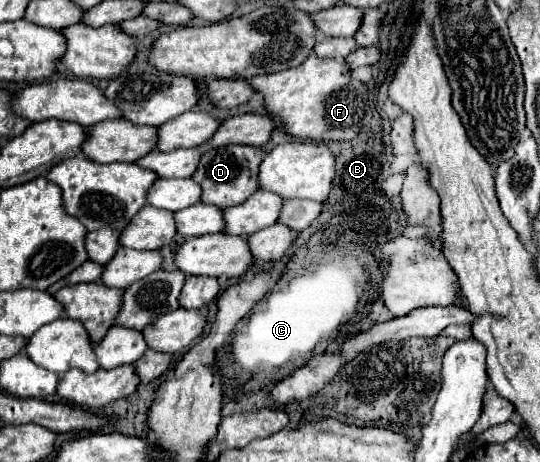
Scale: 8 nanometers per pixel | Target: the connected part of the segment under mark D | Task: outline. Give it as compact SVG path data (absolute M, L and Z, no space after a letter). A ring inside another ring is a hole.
M226 145L218 149L210 149L202 155L194 181L202 187L202 201L208 205L220 205L222 209L244 203L258 189L258 155L260 163L264 159L264 151L252 145Z

